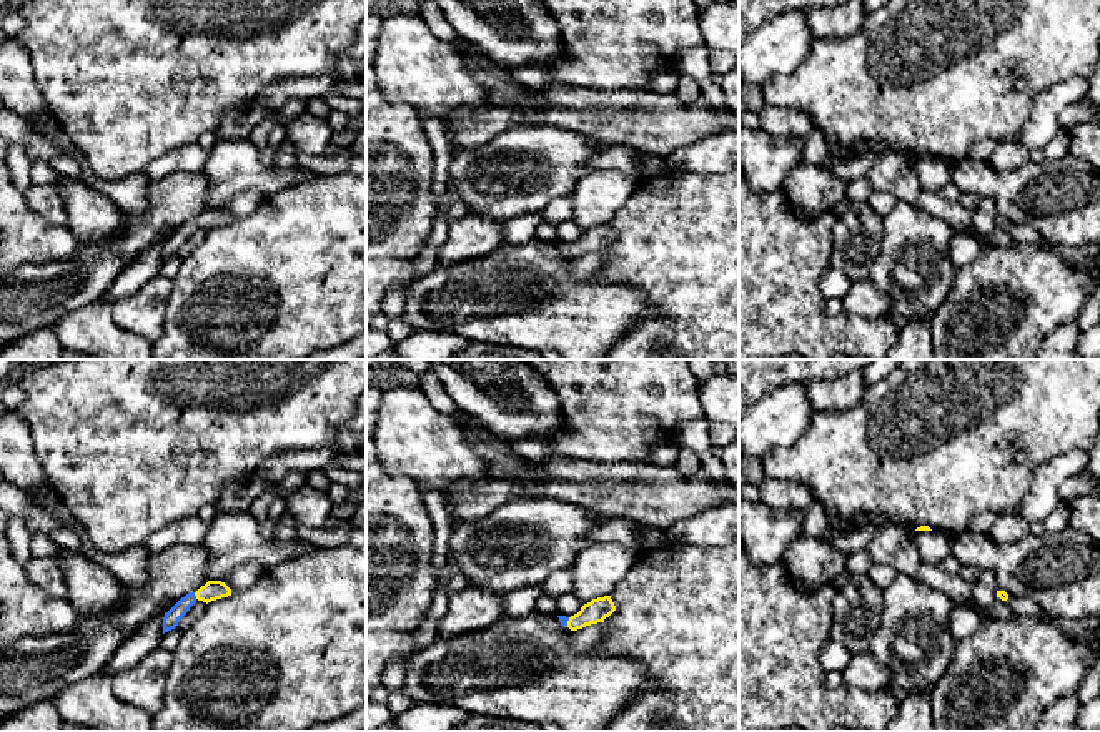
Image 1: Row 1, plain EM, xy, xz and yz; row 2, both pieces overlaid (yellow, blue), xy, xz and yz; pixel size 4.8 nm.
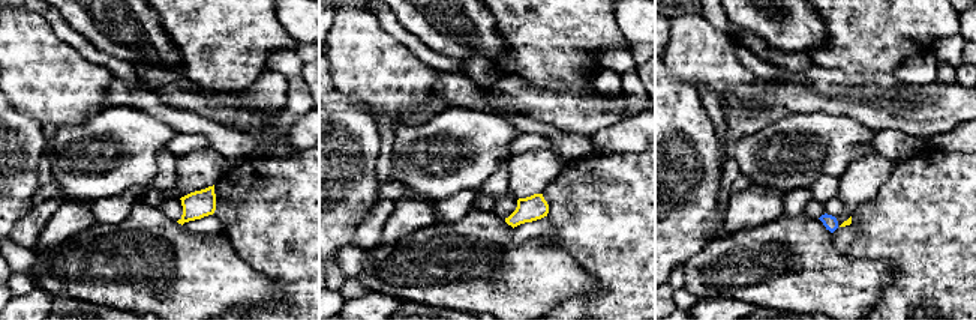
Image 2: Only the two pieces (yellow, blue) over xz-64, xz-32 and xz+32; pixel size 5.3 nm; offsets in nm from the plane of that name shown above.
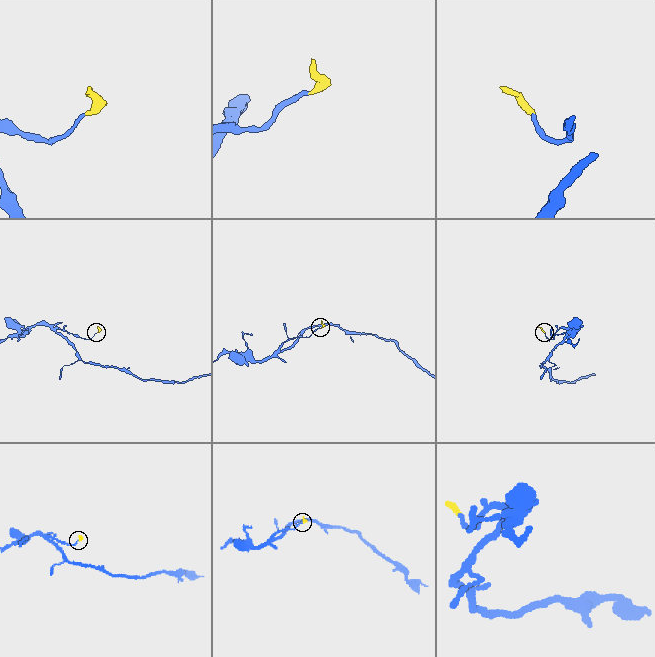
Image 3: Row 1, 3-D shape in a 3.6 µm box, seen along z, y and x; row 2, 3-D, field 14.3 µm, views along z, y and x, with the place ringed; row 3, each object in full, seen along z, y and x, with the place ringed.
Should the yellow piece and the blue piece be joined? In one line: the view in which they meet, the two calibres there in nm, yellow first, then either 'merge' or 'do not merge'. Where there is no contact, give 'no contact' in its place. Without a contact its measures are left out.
meets yellow in xy; 100 nm thick on the yellow side, 80 nm on the other; merge

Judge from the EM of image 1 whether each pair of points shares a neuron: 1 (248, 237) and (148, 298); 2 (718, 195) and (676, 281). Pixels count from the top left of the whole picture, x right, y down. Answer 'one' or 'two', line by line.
1: two
2: one

